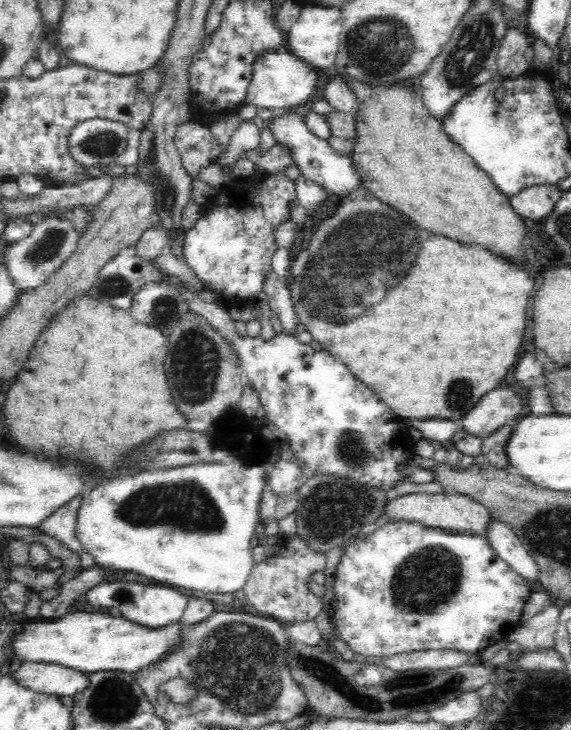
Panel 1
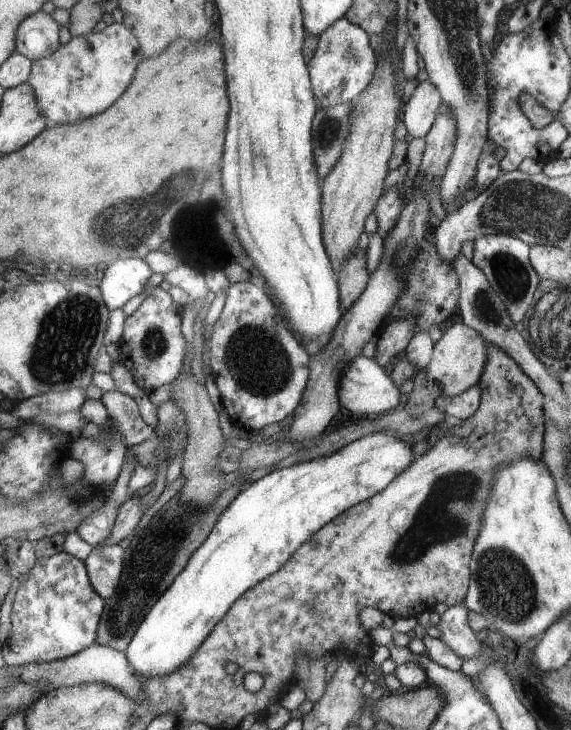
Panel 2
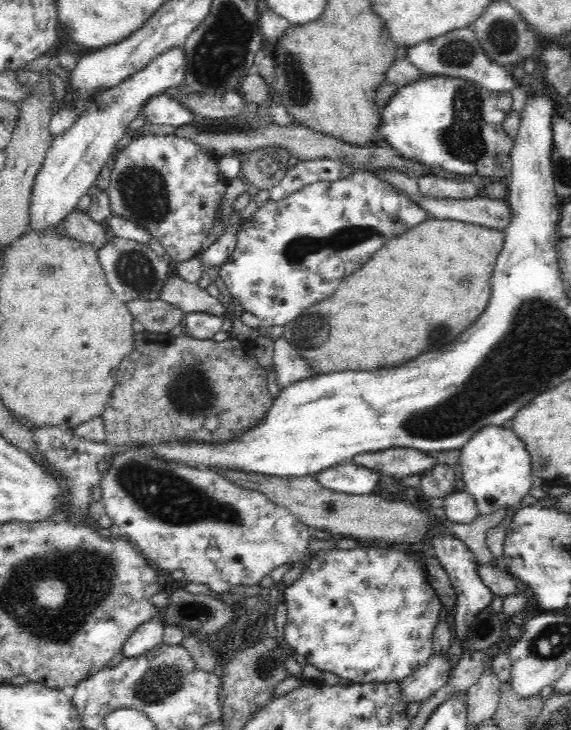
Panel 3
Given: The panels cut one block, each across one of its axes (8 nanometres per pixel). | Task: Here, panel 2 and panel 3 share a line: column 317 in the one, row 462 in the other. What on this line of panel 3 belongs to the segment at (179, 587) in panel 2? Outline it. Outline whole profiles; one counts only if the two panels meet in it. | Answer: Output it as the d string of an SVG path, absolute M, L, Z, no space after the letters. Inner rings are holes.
M486 426L478 431L460 450L457 467L462 473L465 492L471 495L480 516L495 513L499 508L518 508L518 502L528 494L533 479L529 452L512 430Z

